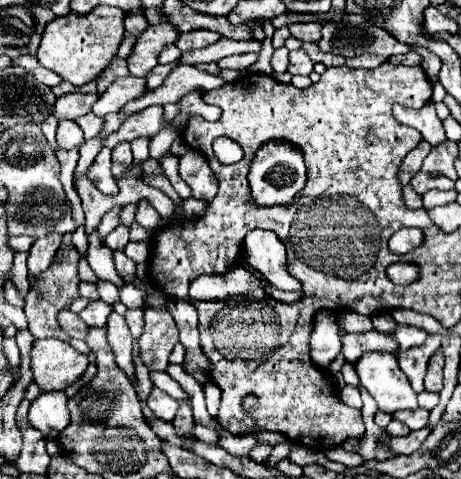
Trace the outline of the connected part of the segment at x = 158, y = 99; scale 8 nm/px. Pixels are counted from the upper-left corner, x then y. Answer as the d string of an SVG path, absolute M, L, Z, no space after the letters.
M178 65L164 79L164 83L158 89L146 91L142 97L138 97L134 101L128 101L126 107L120 111L120 115L128 117L130 113L134 113L138 109L146 109L152 105L164 106L169 103L176 103L180 97L184 97L184 93L188 93L188 89L196 89L196 85L200 85L200 89L208 91L208 89L214 89L222 83L224 81L220 81L220 77L198 71L192 65Z

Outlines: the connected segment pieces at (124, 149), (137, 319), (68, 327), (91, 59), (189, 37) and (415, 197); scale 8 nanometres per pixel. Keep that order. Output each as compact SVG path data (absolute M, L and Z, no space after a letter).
M120 143L116 149L112 149L112 173L122 175L130 165L132 165L130 143Z
M128 309L126 311L126 323L128 323L128 327L130 327L130 331L132 331L132 335L134 337L140 337L140 333L142 333L142 327L144 327L144 313L140 311L140 309Z
M62 309L60 313L58 313L58 325L60 325L60 329L62 331L66 331L70 337L74 337L74 339L84 339L84 333L86 333L86 325L84 325L84 321L78 317L78 315L74 315L74 313L70 313L68 309Z
M96 5L96 9L92 9L90 13L84 13L84 15L70 11L68 15L56 17L52 23L46 25L42 43L38 47L38 61L46 69L58 73L64 81L70 81L74 85L84 85L84 83L96 79L104 71L104 67L110 63L110 59L118 53L122 35L124 35L124 11L122 9L116 9L110 5Z
M194 29L194 31L188 31L188 33L180 33L178 39L176 39L176 47L180 51L192 51L192 49L198 49L198 47L208 47L216 41L220 41L222 35L216 33L216 31L208 31L208 29Z
M406 185L406 187L404 187L404 203L406 203L410 209L420 209L420 207L422 207L422 197L420 197L410 185Z

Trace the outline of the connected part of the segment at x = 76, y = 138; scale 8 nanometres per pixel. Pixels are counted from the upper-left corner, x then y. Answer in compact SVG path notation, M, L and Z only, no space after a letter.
M60 121L58 123L58 133L56 133L56 141L60 149L74 149L84 141L82 129L78 127L78 123L74 121Z

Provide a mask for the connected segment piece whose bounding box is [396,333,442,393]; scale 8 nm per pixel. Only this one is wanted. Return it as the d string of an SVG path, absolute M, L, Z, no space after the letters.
M432 333L432 335L428 335L428 339L422 345L396 353L398 365L406 373L408 381L416 393L424 391L424 373L428 367L428 359L440 347L440 343L442 343L442 335Z

